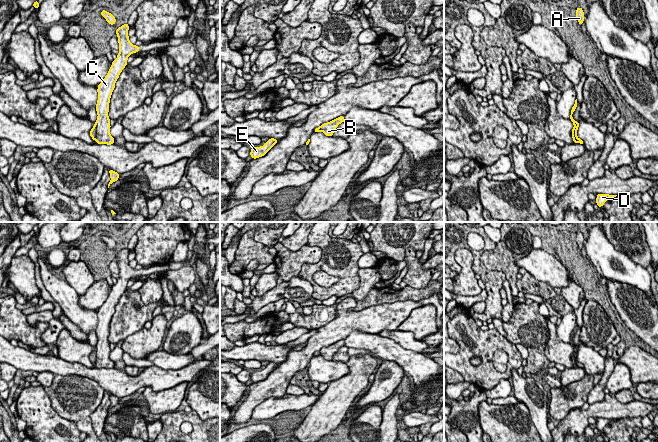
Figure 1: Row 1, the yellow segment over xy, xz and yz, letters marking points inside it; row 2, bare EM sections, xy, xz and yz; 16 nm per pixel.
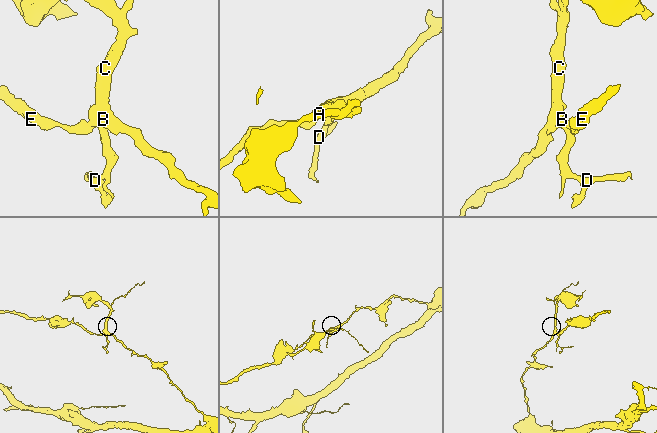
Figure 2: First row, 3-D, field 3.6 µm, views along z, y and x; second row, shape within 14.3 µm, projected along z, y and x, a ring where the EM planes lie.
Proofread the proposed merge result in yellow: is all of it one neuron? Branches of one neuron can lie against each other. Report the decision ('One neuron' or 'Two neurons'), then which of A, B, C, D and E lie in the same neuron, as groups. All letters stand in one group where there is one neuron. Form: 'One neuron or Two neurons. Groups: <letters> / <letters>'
Two neurons. Groups: A B C D / E

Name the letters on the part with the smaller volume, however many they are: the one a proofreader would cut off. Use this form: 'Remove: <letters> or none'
Remove: E

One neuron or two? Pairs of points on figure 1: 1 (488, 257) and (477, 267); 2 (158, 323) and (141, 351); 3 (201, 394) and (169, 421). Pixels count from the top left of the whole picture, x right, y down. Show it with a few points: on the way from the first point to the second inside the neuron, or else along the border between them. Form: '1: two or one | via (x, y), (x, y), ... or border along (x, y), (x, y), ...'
1: two | border along (482, 251), (483, 264), (503, 273)
2: one | via (157, 330), (144, 344)
3: two | border along (192, 409), (202, 420), (209, 419)

